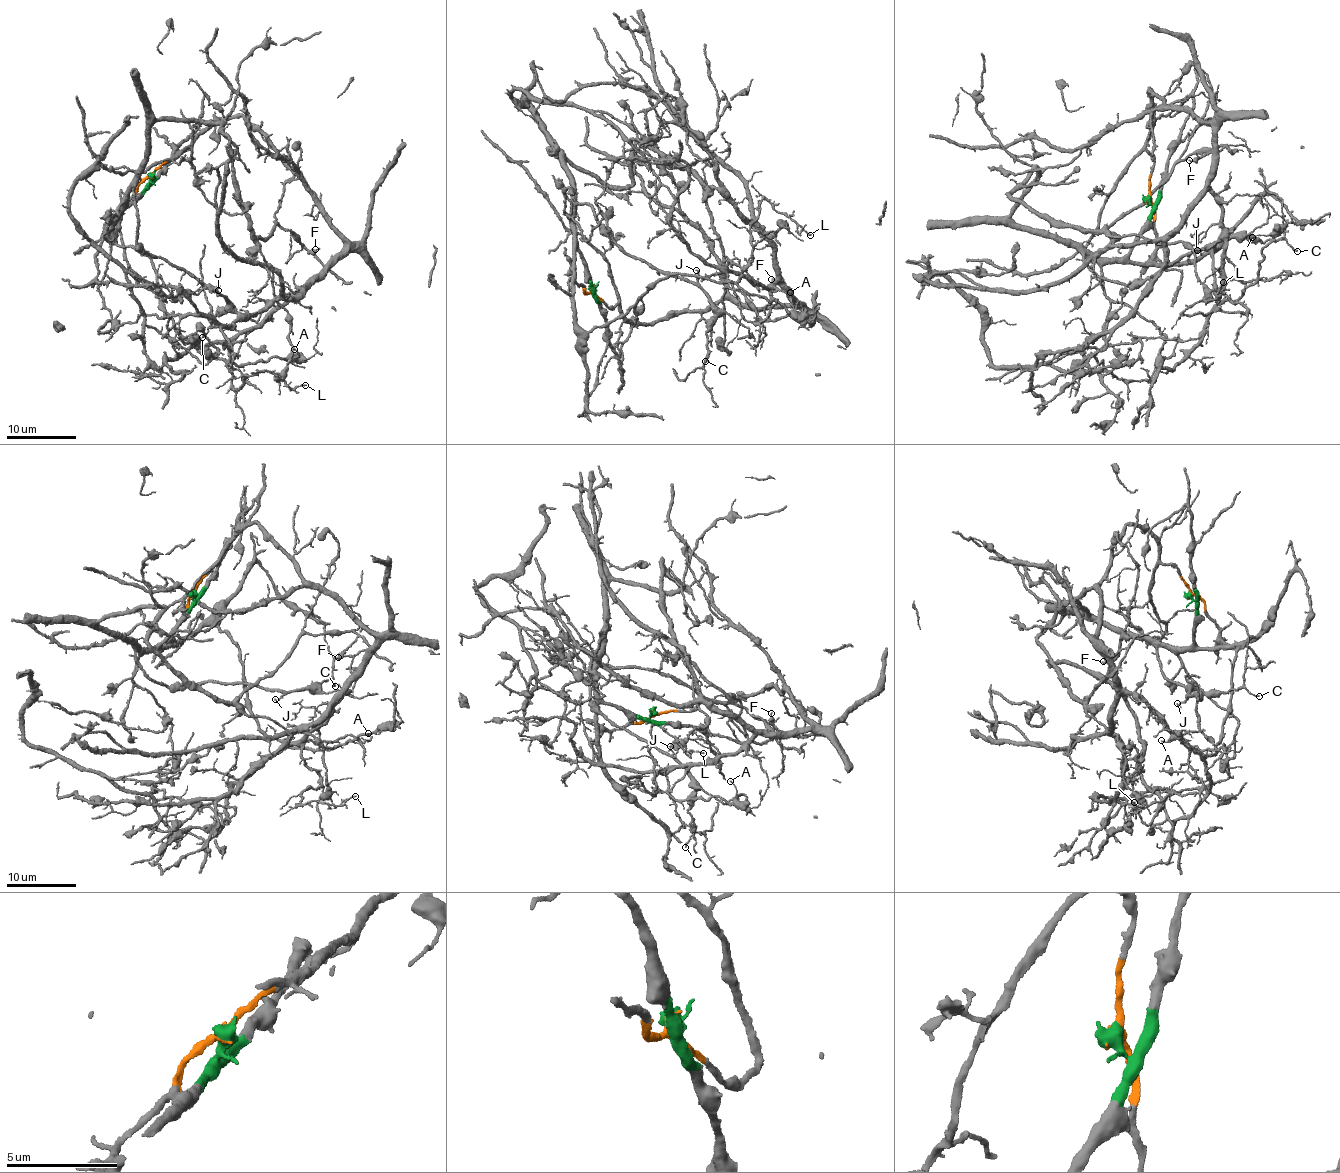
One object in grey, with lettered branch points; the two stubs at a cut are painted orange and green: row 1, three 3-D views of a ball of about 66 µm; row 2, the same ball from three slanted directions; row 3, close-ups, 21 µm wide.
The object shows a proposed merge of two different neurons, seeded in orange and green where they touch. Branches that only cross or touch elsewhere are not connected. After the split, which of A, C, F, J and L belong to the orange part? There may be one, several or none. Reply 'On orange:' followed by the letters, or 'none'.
On orange: L

